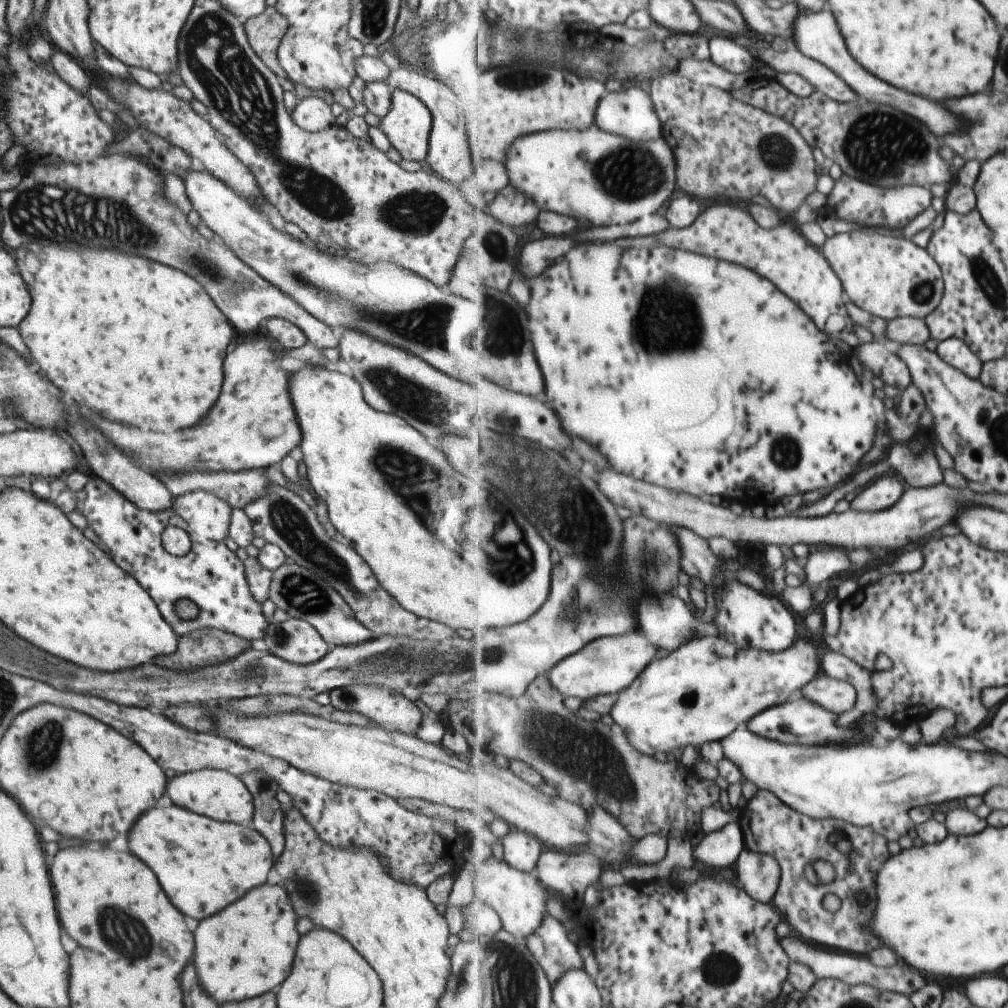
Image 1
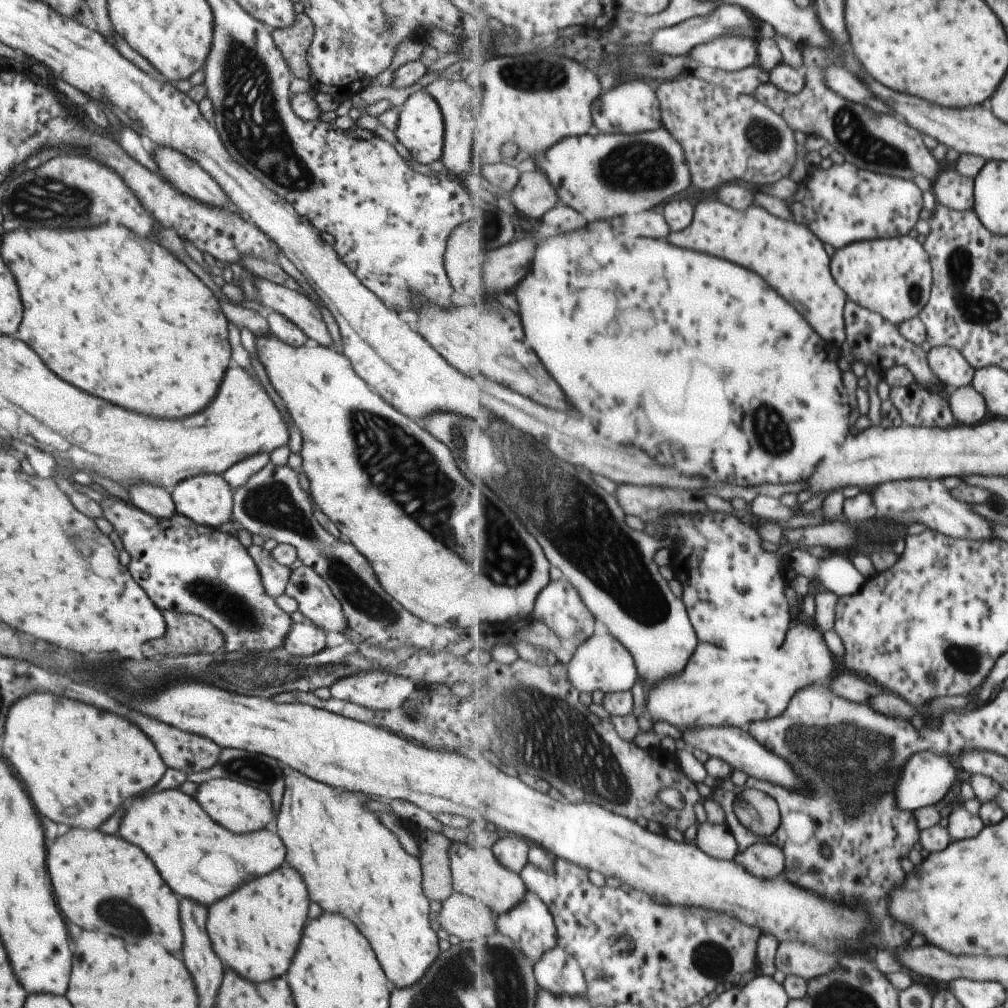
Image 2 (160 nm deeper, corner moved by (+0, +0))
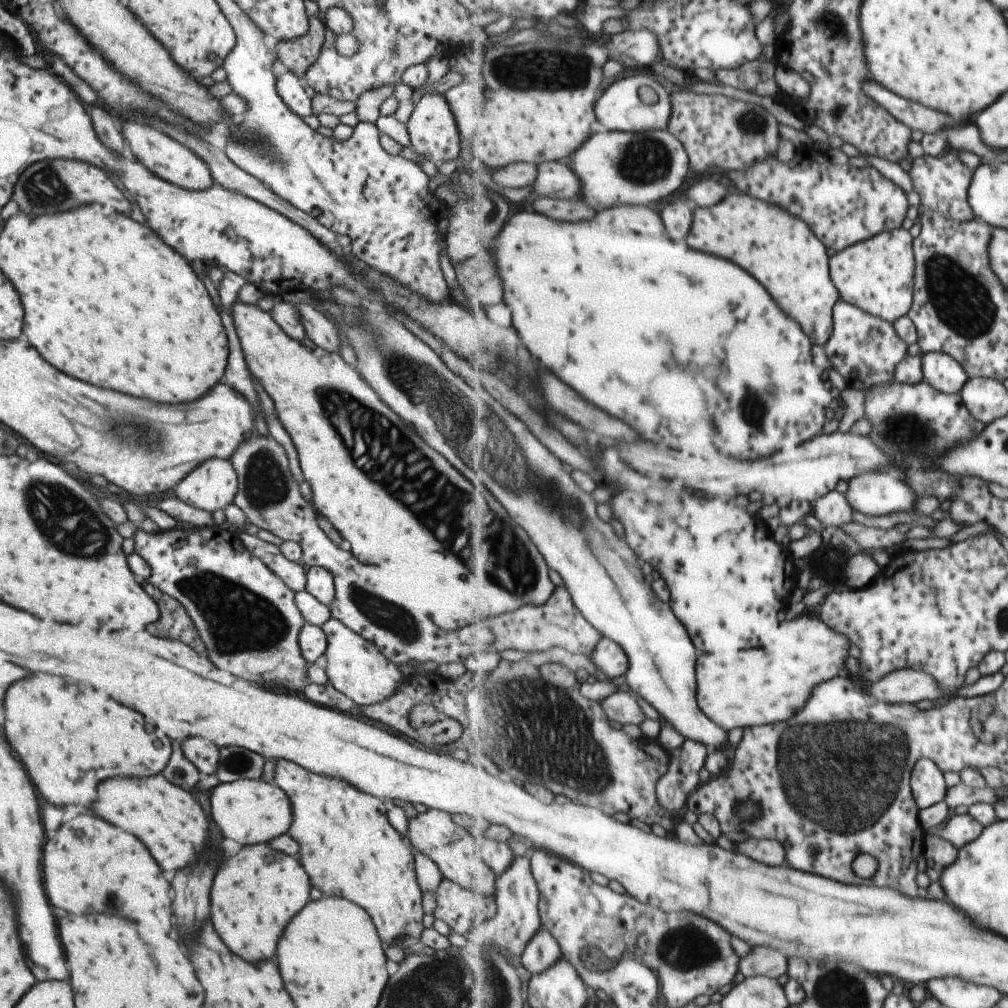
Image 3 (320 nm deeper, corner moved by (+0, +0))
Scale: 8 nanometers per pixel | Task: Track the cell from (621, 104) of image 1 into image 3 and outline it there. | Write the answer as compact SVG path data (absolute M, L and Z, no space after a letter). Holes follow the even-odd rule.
M635 74L629 78L623 78L615 82L613 86L605 89L605 96L601 96L601 104L597 104L596 115L599 120L611 128L611 130L629 130L629 132L647 132L647 130L663 130L668 128L669 120L672 118L671 90L665 90L661 83L655 82L655 78L645 74ZM641 88L653 88L658 95L654 104L647 104L641 98Z

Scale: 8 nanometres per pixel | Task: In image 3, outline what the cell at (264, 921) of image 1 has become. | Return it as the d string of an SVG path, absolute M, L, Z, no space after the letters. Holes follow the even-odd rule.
M267 843L243 846L227 856L215 872L209 896L209 920L223 944L243 960L271 958L281 928L309 900L305 870L291 856L275 852Z

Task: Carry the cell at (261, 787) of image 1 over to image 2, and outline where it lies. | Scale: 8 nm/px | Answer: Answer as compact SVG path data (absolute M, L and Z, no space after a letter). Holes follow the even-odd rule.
M219 750L219 760L213 768L189 773L186 780L200 784L209 779L229 779L251 784L269 794L274 808L274 816L280 807L283 794L281 768L275 760L243 750Z

